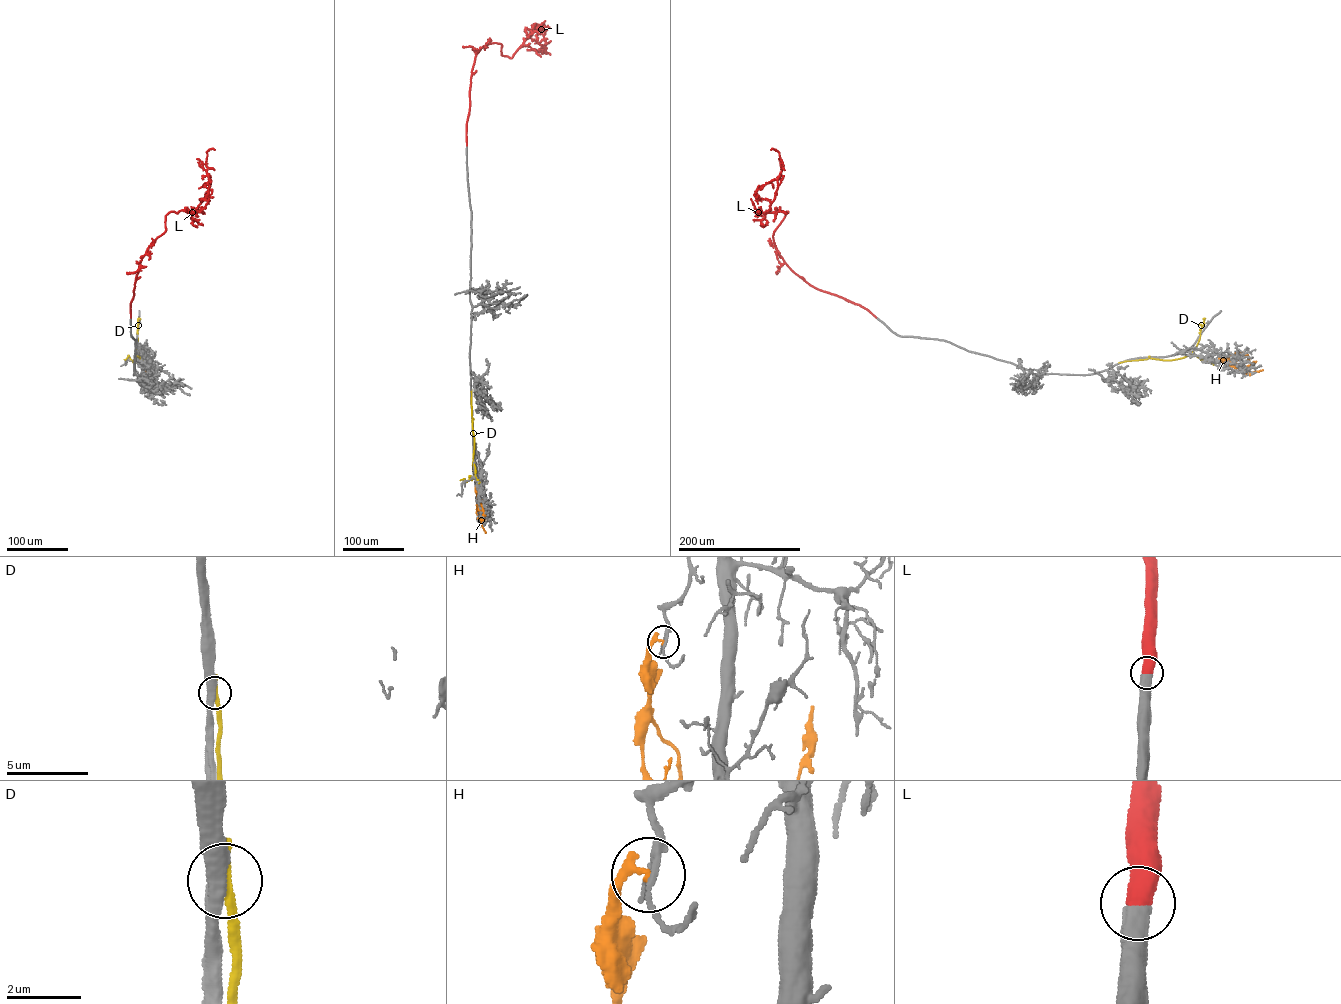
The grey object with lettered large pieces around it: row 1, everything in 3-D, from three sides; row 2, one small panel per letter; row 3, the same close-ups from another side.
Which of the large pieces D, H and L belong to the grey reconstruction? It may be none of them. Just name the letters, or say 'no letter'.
L

